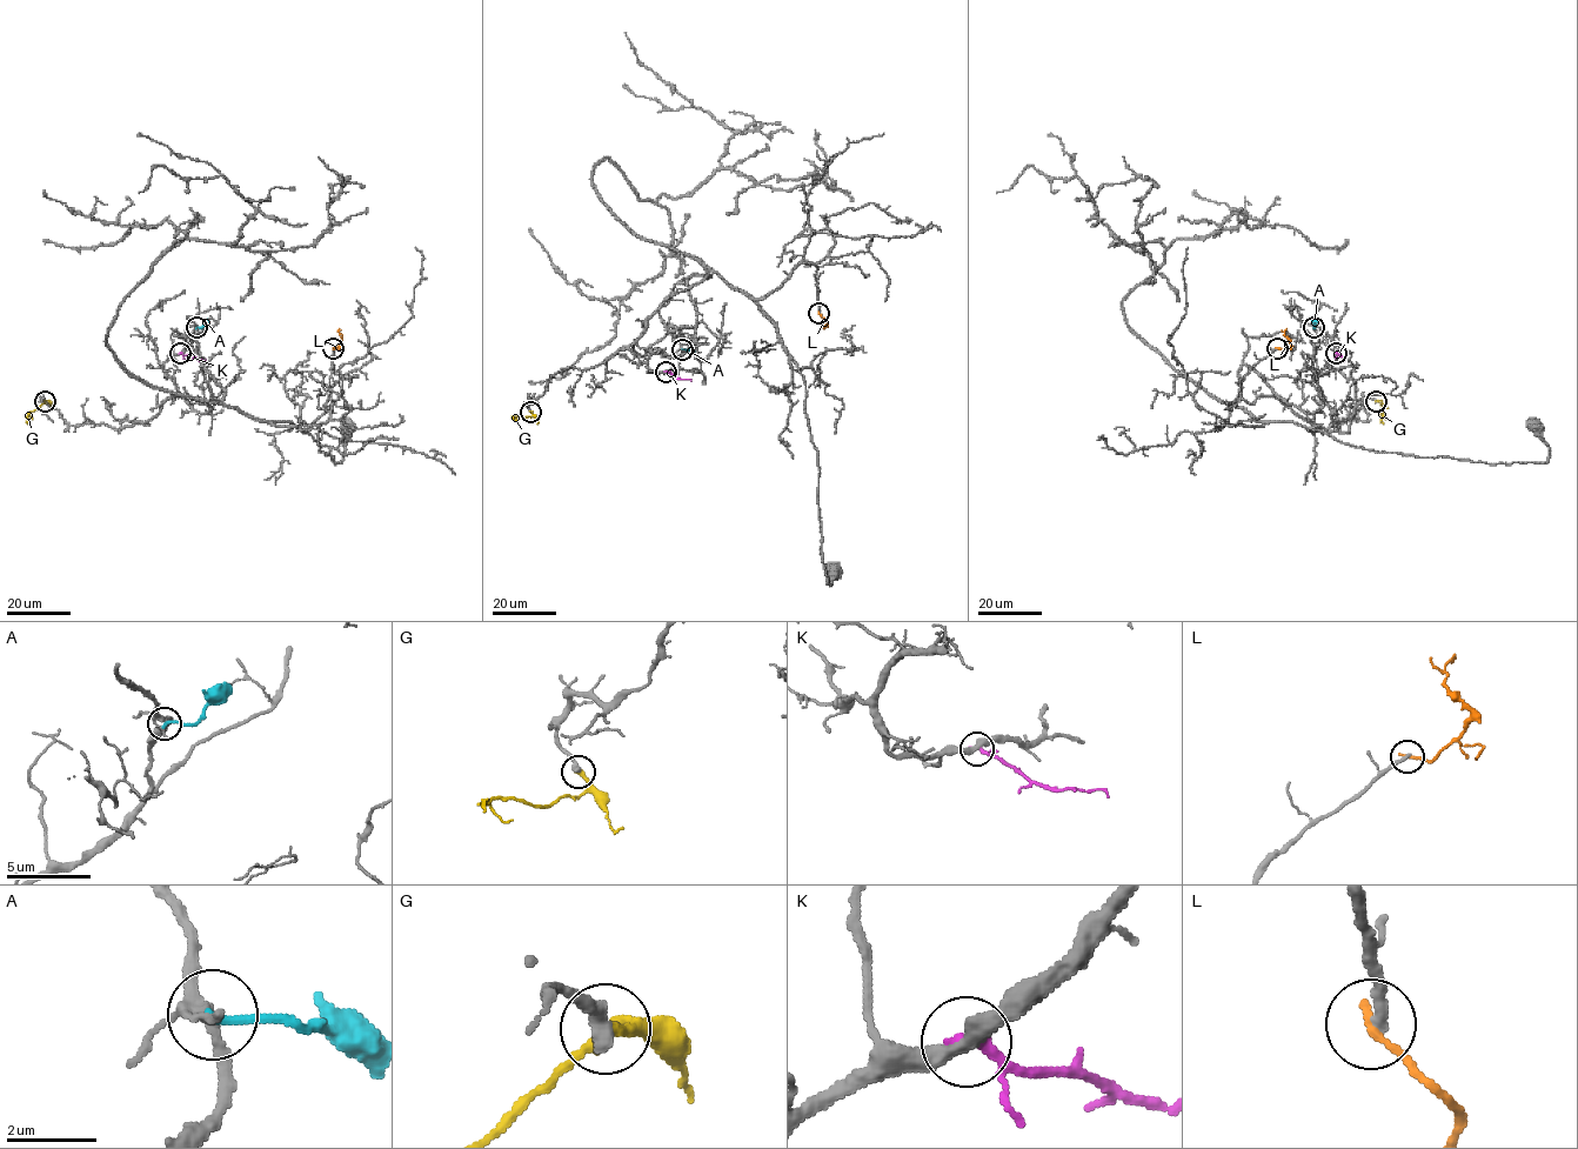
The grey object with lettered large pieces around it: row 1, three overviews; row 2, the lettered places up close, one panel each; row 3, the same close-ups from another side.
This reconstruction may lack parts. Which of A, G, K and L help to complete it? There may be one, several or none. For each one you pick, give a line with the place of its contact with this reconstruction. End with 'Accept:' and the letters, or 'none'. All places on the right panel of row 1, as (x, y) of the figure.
G: meets grey at (1376, 401)
Accept: G

